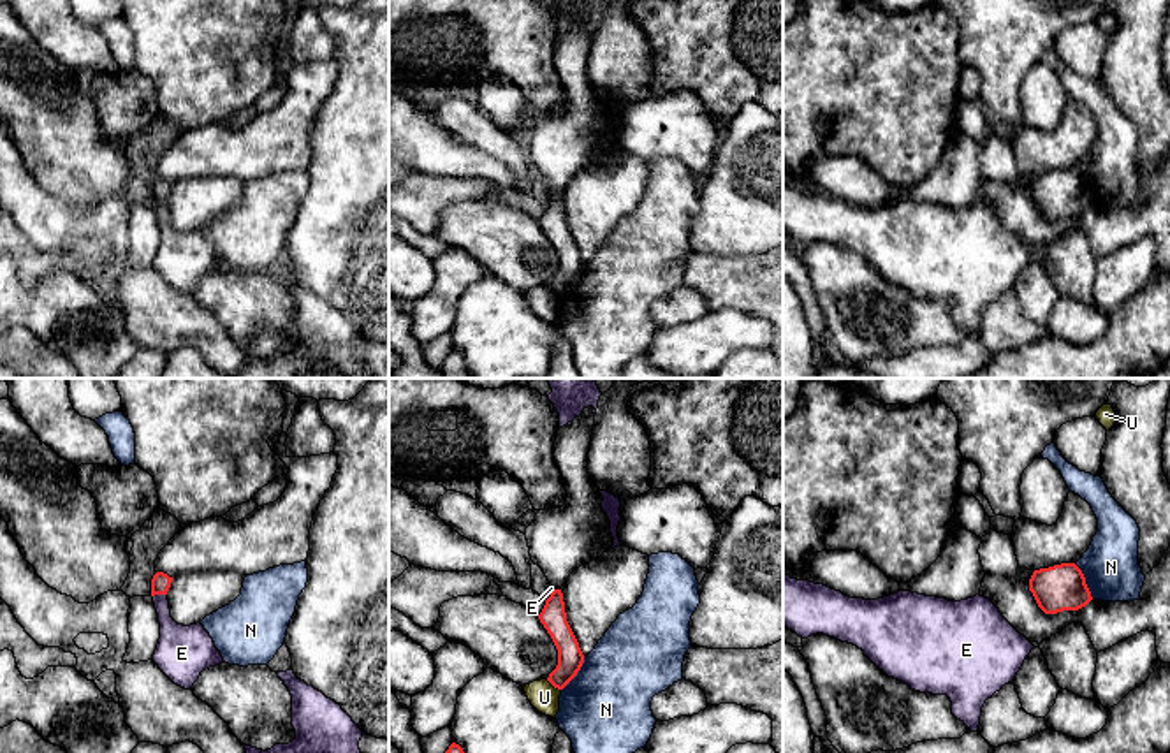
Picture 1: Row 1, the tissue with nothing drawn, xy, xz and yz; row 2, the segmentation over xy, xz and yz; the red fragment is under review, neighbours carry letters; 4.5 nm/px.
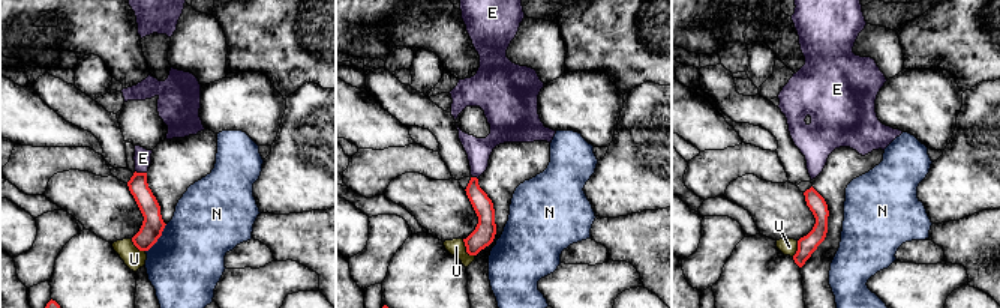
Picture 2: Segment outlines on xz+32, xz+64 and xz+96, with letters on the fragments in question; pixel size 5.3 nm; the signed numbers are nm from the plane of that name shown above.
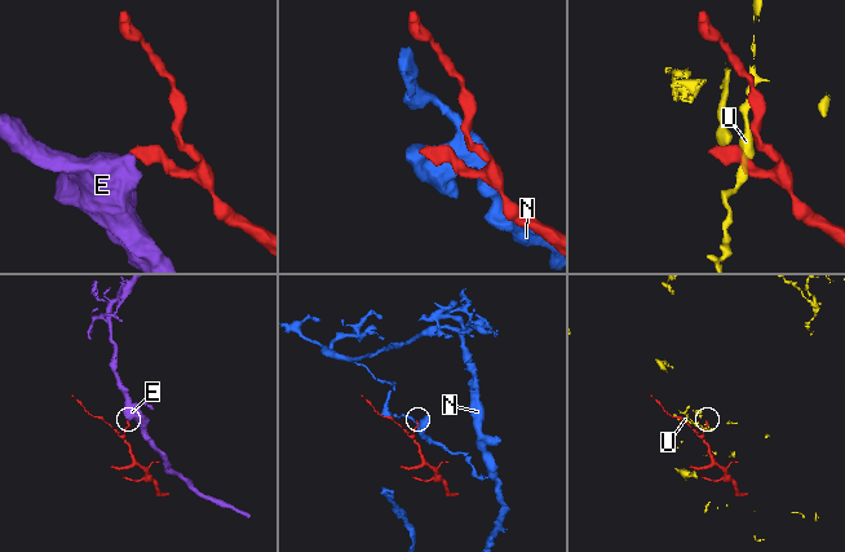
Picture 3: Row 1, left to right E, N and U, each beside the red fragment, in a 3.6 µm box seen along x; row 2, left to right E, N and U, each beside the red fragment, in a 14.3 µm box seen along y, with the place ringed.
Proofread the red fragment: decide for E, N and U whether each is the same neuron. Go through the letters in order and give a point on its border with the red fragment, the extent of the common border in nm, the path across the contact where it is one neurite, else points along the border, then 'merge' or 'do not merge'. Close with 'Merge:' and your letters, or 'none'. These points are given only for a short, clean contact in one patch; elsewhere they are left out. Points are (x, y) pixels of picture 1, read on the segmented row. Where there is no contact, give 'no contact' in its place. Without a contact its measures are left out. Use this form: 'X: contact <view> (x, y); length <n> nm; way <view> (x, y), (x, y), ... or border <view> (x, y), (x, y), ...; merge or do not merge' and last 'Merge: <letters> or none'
E: contact xy (159, 593); length 70 nm; border xy (166, 593), (153, 597); do not merge
N: contact yz (1084, 581); length 190 nm; border yz (1074, 563), (1081, 570), (1093, 599); do not merge
U: contact xz (553, 685); length 90 nm; border xz (546, 679), (560, 690); do not merge
Merge: none

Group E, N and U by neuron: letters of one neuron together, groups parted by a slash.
E / N / U

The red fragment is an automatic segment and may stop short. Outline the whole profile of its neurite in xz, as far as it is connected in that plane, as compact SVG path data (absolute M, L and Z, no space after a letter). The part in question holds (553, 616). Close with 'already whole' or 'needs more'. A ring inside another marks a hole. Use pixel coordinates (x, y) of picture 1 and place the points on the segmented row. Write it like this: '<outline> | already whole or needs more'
M552 589L551 596L545 600L542 612L538 614L538 619L558 649L558 665L549 674L547 681L554 688L563 690L581 670L584 654L567 621L561 589Z | already whole

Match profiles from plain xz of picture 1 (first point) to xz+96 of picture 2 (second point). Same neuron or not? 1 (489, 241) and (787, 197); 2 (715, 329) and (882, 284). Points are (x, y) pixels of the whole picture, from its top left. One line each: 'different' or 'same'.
1: same
2: same

